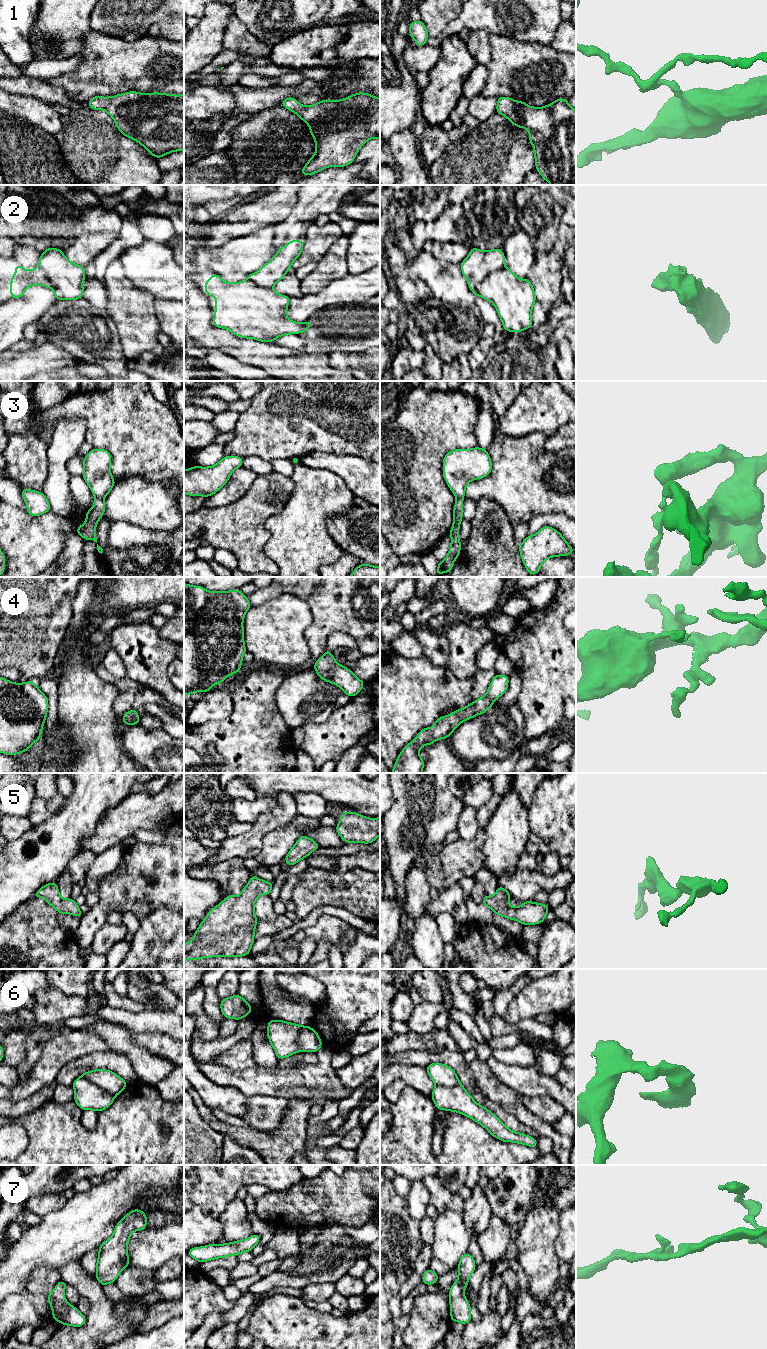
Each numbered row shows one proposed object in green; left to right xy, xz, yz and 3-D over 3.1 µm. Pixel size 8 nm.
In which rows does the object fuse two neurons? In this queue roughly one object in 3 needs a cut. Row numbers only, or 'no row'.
3, 6

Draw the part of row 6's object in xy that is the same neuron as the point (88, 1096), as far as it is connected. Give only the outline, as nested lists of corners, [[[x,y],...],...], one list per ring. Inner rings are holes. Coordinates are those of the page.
[[[83,1076],[77,1078],[72,1086],[75,1091],[74,1100],[82,1110],[101,1112],[111,1106],[115,1098]]]

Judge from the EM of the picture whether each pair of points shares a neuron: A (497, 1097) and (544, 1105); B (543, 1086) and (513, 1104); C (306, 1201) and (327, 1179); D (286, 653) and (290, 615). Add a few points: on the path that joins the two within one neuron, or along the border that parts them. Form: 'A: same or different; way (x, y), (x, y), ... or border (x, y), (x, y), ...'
A: different; border (520, 1096), (521, 1102), (539, 1117)
B: different; border (501, 1082), (512, 1088), (520, 1096)
C: same; way (312, 1197), (324, 1185)
D: same; way (286, 644), (286, 624)

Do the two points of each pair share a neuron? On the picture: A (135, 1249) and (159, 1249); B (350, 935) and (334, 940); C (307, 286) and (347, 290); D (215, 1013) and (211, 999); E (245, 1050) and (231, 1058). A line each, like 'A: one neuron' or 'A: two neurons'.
A: one neuron
B: one neuron
C: two neurons
D: one neuron
E: one neuron

